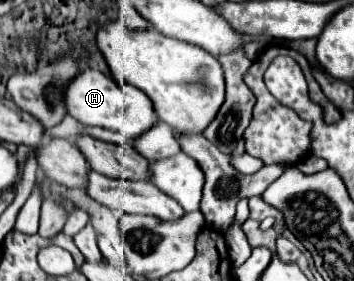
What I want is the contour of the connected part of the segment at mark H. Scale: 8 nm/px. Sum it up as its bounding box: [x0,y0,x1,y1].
[65,67,159,145]

